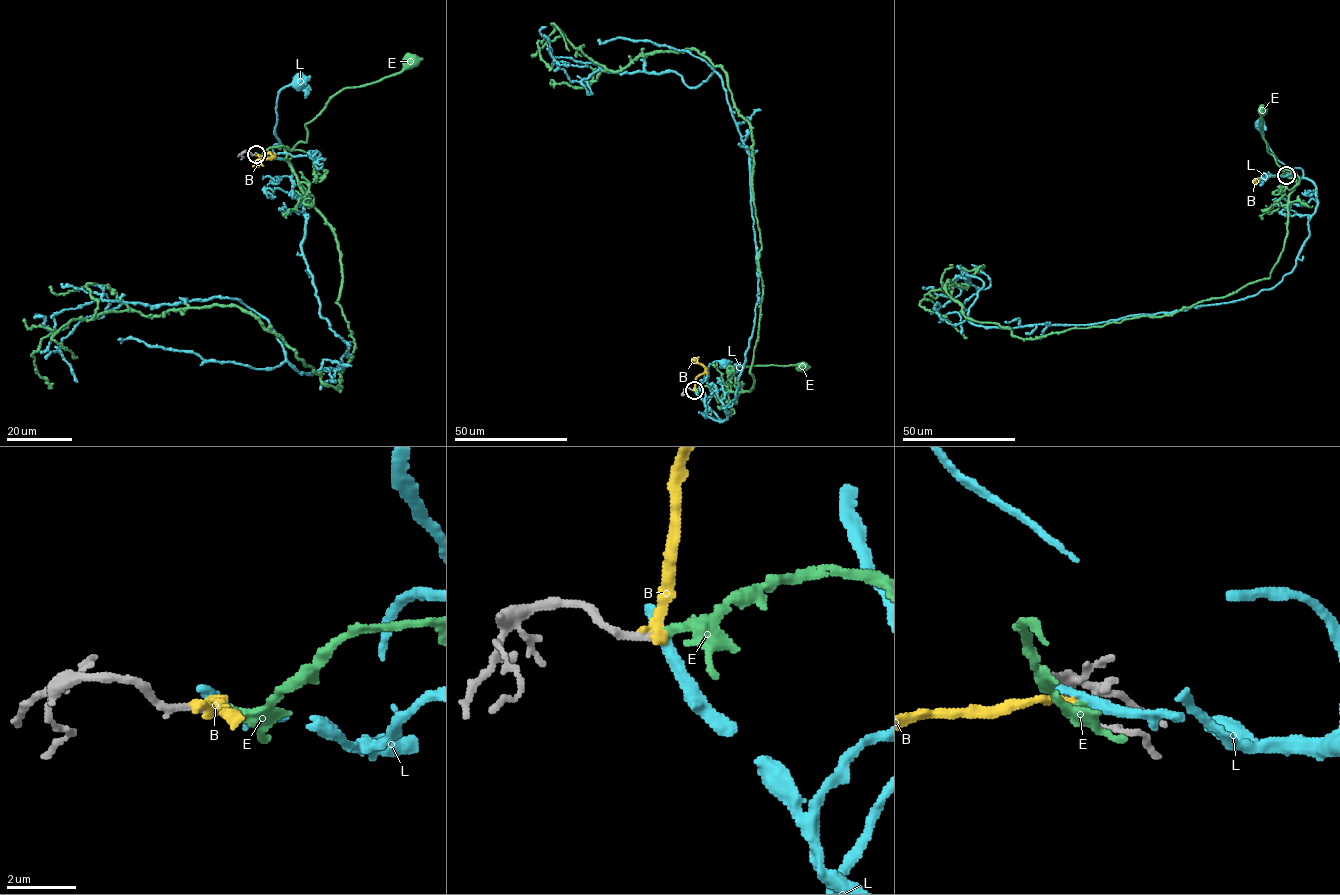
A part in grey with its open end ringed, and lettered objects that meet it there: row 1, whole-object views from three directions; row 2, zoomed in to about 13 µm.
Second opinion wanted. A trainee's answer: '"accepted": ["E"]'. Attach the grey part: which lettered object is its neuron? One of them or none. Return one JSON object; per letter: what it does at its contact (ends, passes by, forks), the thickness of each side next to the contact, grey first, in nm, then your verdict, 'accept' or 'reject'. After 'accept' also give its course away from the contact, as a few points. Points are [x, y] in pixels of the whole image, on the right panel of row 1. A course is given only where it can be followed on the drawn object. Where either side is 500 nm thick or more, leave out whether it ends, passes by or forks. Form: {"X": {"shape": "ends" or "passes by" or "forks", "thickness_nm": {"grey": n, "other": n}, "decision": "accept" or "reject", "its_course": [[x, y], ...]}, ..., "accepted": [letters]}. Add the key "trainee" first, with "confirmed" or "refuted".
{"trainee": "confirmed", "B": {"shape": "ends", "thickness_nm": {"grey": 260, "other": 320}, "decision": "reject"}, "E": {"shape": "ends", "thickness_nm": {"grey": 220, "other": 200}, "decision": "accept", "its_course": [[1286, 175], [1282, 170], [1293, 170], [1276, 163], [1262, 135], [1261, 116], [1264, 110]]}, "L": {"shape": "ends", "thickness_nm": {"grey": 220, "other": 420}, "decision": "reject"}, "accepted": ["E"]}

